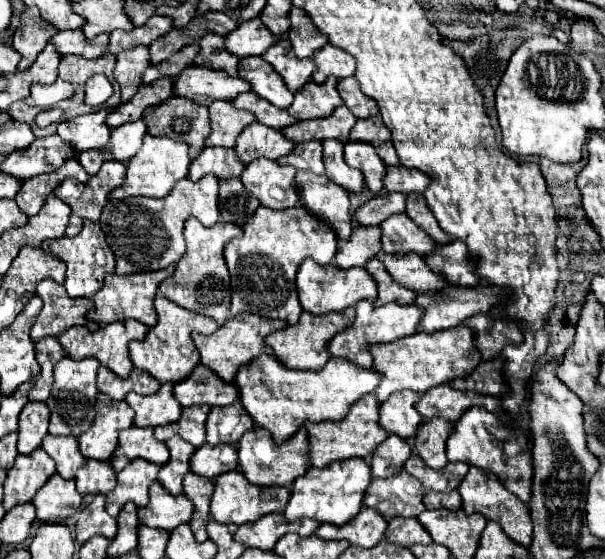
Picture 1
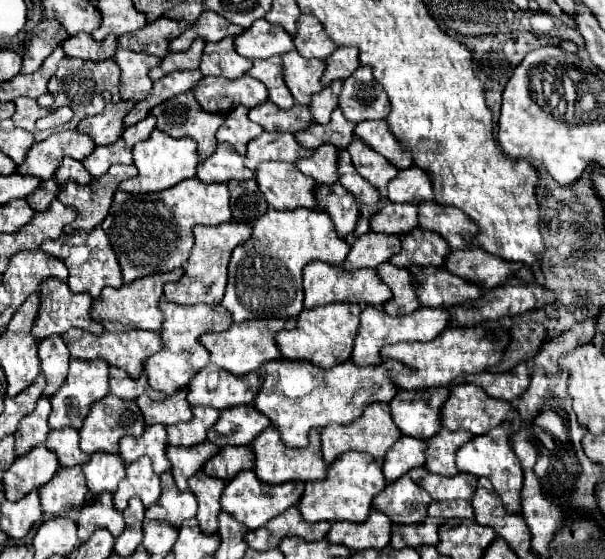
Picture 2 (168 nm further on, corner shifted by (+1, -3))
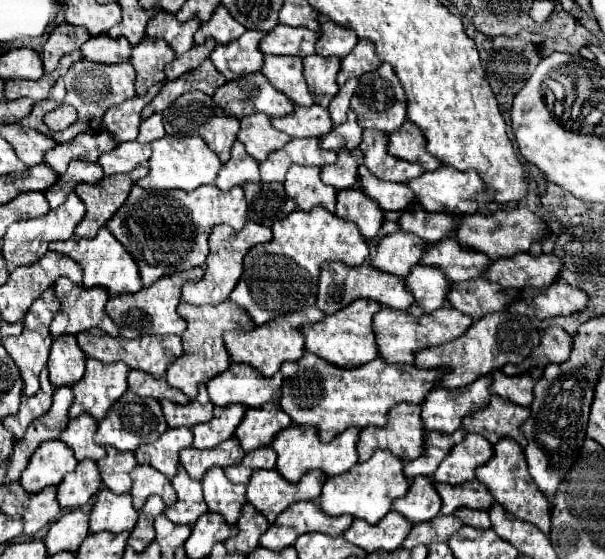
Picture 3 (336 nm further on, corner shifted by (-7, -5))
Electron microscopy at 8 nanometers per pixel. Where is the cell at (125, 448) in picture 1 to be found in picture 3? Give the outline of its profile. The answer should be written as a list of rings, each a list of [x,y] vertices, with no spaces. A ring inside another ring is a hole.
[[[175,427],[175,429],[165,431],[165,435],[161,435],[161,439],[157,439],[157,443],[137,447],[135,457],[141,465],[151,465],[171,479],[177,471],[179,451],[185,447],[191,447],[191,443],[193,443],[191,429]]]

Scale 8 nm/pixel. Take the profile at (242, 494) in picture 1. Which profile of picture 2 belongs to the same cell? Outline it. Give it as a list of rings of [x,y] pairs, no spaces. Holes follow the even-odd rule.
[[[253,471],[239,473],[233,481],[225,483],[223,495],[221,495],[221,509],[231,515],[233,519],[241,521],[249,529],[257,529],[265,525],[269,519],[277,517],[285,509],[293,507],[297,503],[297,497],[301,497],[301,489],[305,485],[261,485],[257,477],[253,477]]]

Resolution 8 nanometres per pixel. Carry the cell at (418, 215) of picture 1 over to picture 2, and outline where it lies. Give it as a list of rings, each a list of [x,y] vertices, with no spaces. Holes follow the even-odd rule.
[[[421,201],[419,203],[419,227],[425,231],[439,233],[451,249],[471,247],[473,243],[465,239],[465,233],[477,235],[477,225],[463,217],[459,209],[439,205],[435,201]]]

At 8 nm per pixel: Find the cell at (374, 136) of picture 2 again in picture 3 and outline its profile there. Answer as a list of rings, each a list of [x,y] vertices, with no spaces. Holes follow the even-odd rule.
[[[407,121],[399,131],[389,135],[389,153],[399,155],[401,159],[411,163],[421,163],[427,171],[435,171],[437,167],[441,167],[441,161],[429,155],[425,145],[425,135],[411,121]]]

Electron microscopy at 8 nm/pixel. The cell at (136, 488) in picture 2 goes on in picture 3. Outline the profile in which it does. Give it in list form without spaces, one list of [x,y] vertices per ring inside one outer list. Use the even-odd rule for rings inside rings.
[[[137,465],[131,471],[131,479],[133,479],[131,495],[133,495],[133,505],[137,507],[137,511],[145,505],[145,501],[151,495],[161,495],[161,499],[165,501],[167,507],[171,507],[177,501],[177,495],[171,487],[171,481],[149,465]]]

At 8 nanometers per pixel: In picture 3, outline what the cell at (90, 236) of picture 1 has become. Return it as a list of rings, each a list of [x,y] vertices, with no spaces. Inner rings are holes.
[[[101,227],[97,237],[93,239],[69,239],[69,241],[53,241],[49,243],[51,251],[69,255],[77,263],[83,265],[83,285],[85,287],[107,287],[111,295],[125,295],[125,293],[137,293],[143,289],[141,275],[135,259],[125,251],[125,247],[109,233],[107,227]]]

